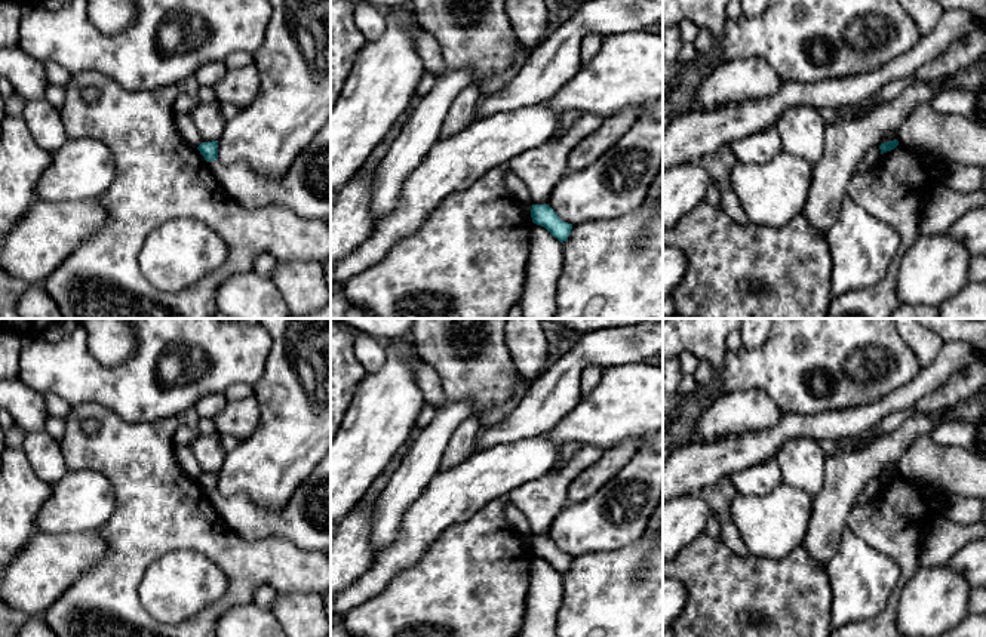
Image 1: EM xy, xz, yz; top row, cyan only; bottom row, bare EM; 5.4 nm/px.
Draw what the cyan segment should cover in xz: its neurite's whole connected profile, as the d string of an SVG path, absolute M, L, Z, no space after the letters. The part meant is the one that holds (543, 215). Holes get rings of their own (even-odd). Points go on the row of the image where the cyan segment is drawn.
M532 204L531 218L534 224L544 227L560 243L568 240L572 224L563 222L549 204Z

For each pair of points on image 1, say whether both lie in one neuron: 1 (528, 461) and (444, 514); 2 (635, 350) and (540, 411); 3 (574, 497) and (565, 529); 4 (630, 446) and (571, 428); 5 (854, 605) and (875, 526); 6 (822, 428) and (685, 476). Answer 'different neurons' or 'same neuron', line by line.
1: same neuron
2: same neuron
3: different neurons
4: different neurons
5: different neurons
6: same neuron

